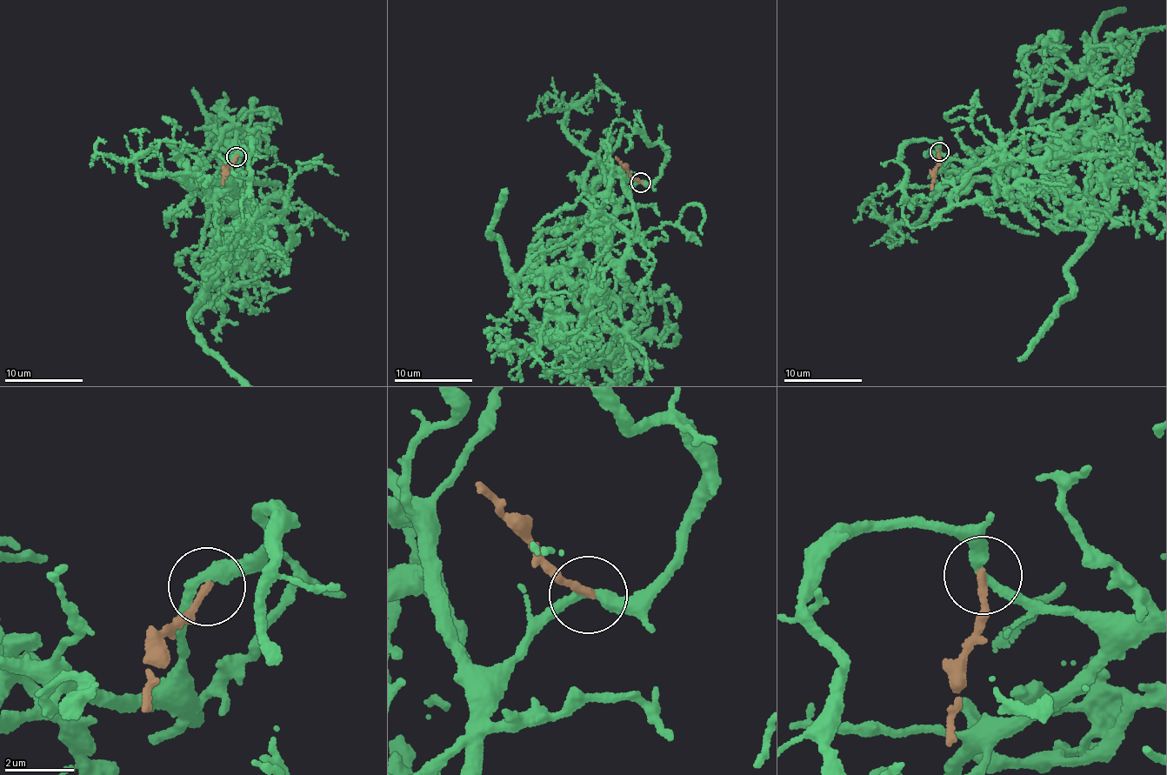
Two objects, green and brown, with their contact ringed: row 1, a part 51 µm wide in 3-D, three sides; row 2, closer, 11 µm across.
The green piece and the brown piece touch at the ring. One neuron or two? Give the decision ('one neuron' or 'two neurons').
two neurons

